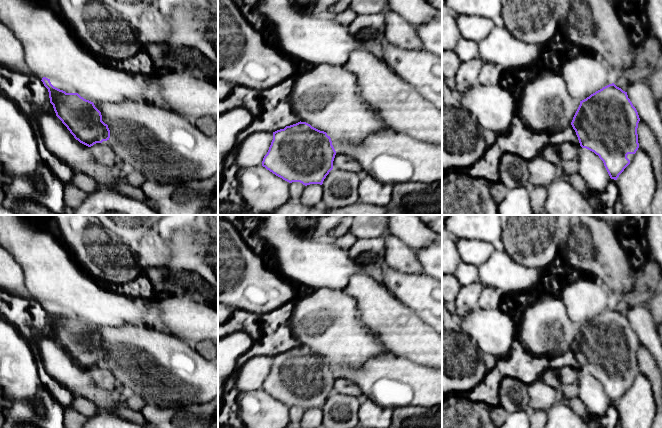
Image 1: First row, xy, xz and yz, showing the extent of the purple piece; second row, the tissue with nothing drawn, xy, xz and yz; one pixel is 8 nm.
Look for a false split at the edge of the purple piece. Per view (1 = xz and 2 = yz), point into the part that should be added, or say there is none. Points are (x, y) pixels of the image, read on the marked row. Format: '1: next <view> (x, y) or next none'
1: next none
2: next none

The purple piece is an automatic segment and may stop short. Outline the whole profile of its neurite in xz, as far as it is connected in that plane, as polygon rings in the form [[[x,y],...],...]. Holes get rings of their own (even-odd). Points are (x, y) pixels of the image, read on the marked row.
[[[300,121],[273,132],[262,166],[289,183],[322,185],[333,169],[335,155],[326,132]]]

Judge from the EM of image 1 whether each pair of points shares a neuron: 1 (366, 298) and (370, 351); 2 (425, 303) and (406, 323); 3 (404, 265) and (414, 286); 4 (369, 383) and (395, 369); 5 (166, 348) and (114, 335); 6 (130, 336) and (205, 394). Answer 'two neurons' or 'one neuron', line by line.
1: two neurons
2: two neurons
3: two neurons
4: one neuron
5: one neuron
6: one neuron

